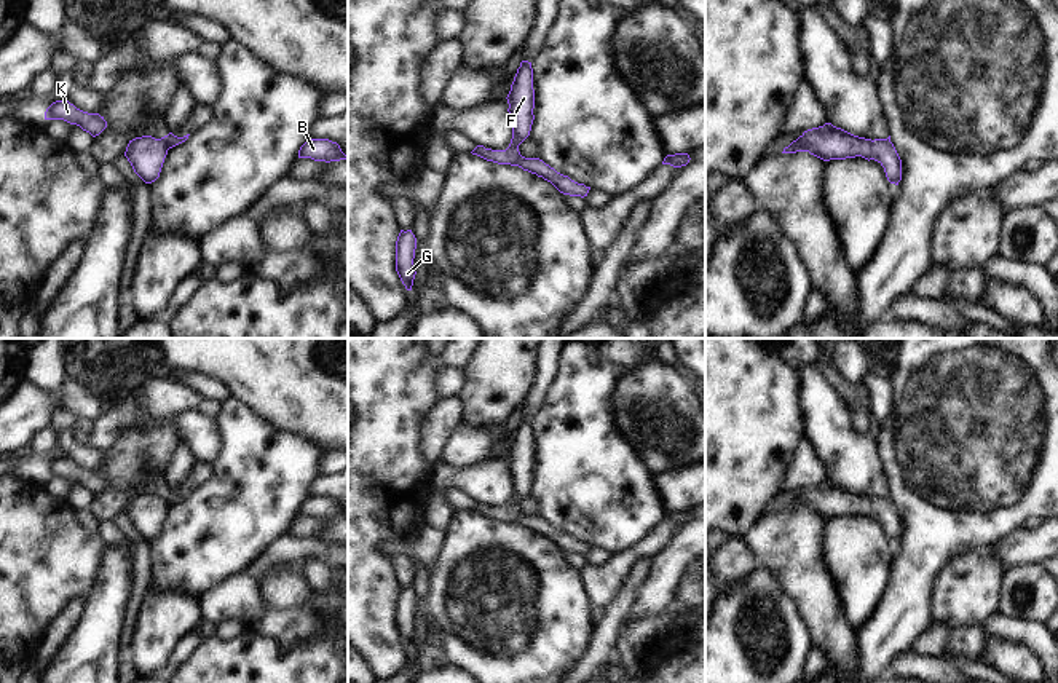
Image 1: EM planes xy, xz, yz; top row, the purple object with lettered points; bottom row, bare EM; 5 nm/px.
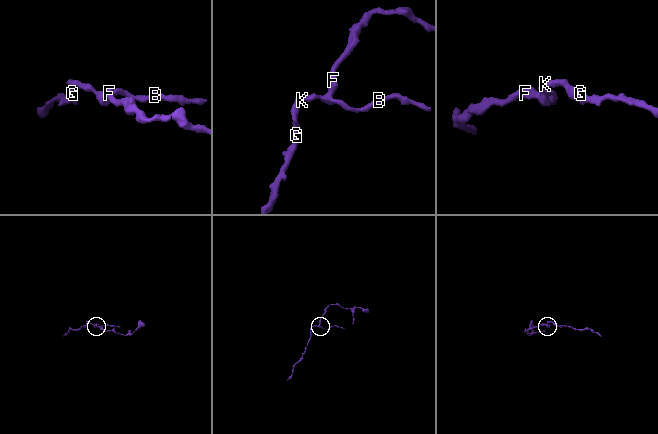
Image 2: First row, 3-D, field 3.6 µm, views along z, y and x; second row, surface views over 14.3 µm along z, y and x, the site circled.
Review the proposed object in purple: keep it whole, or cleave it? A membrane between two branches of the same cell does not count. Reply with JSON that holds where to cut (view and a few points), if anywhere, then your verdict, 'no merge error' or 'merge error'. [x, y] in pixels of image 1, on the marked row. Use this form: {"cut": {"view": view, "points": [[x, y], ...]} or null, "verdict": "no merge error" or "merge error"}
{"cut": {"view": "xz", "points": [[521, 155], [516, 165]]}, "verdict": "merge error"}

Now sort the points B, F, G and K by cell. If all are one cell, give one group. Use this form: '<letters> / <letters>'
B / F G K

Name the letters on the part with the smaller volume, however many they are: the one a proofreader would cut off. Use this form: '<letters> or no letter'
B

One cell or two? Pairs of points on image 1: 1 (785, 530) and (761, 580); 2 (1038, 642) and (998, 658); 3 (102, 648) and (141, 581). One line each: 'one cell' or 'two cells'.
1: two cells
2: two cells
3: two cells

